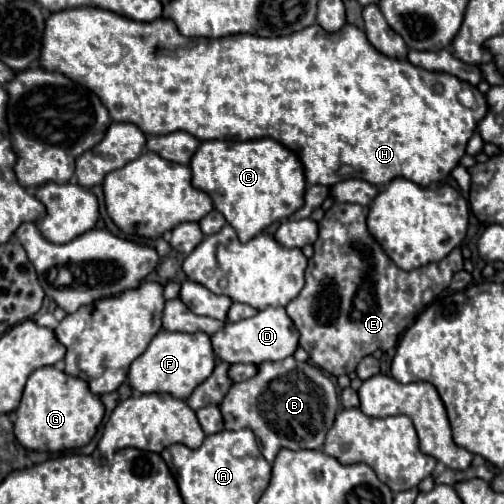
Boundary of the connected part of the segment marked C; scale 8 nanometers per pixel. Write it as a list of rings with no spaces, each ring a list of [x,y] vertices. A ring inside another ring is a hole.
[[[274,139],[204,141],[194,153],[190,169],[192,169],[192,185],[200,191],[206,191],[212,197],[216,211],[220,211],[226,217],[226,221],[236,229],[236,235],[242,243],[262,233],[268,225],[290,217],[304,205],[304,193],[306,193],[304,165],[300,163],[294,151],[290,151],[288,147],[284,147]]]

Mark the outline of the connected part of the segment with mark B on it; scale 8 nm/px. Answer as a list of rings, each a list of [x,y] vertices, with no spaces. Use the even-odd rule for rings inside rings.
[[[294,357],[282,359],[282,361],[266,361],[258,365],[258,375],[244,381],[234,383],[224,401],[220,403],[220,411],[224,415],[226,429],[252,429],[254,435],[260,441],[262,455],[268,463],[274,461],[276,453],[280,449],[320,449],[324,445],[324,437],[328,429],[334,423],[334,417],[338,413],[338,395],[332,385],[332,381],[314,365],[300,363]]]

